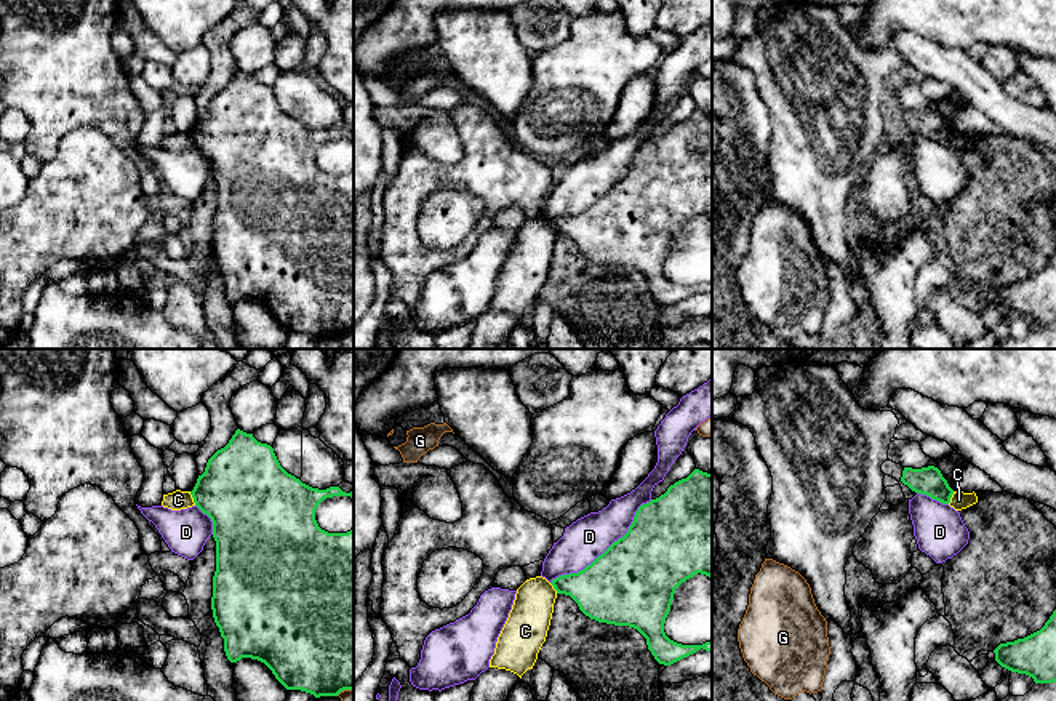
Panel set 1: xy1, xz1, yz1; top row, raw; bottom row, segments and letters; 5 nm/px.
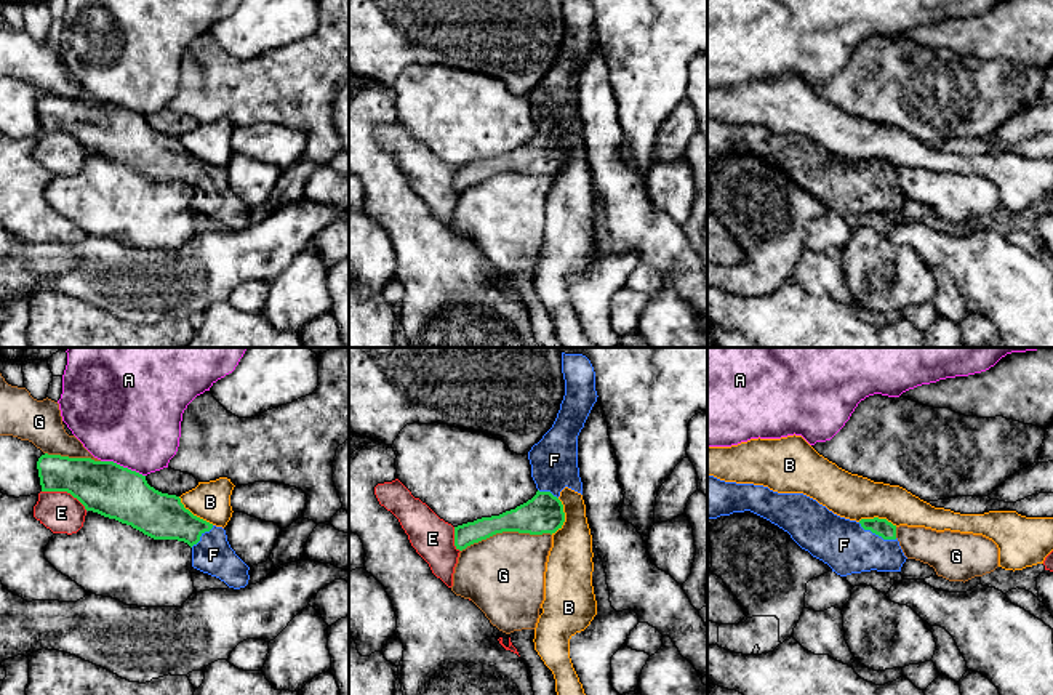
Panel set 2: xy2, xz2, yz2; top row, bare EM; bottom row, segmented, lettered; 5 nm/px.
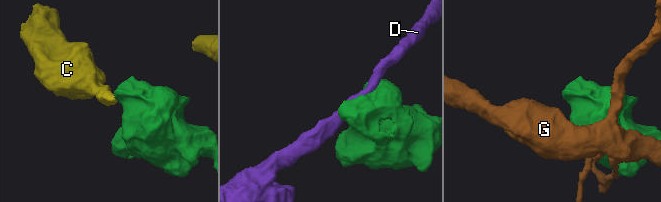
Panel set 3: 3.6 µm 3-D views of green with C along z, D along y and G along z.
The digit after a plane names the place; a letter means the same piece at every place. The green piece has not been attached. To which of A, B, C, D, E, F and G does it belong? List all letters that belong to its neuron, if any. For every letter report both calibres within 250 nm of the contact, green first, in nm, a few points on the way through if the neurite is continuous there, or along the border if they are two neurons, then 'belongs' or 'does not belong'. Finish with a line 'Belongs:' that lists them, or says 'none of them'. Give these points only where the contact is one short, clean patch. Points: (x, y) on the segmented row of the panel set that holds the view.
A: calibres 260 and 480 nm; border xy2 (101, 460), (111, 460), (144, 476); does not belong
B: calibres 240 and 190 nm; border xy2 (178, 497), (194, 514), (213, 524); does not belong
C: calibres 420 and 100 nm; border xy1 (189, 492), (196, 504); does not belong
D: calibres 420 and 220 nm; does not belong
E: calibres 260 and 200 nm; does not belong
F: calibres 90 and 260 nm; belongs
G: calibres 190 and 400 nm; does not belong
Belongs: F

